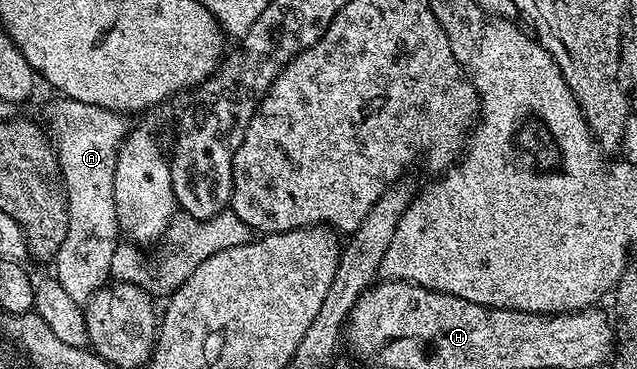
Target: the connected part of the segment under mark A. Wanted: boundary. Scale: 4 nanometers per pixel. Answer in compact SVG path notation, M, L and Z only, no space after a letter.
M58 97L51 108L50 140L57 156L58 173L68 206L67 235L53 259L54 277L72 300L83 304L109 276L111 257L119 242L114 202L114 172L118 149L131 124L124 113Z

